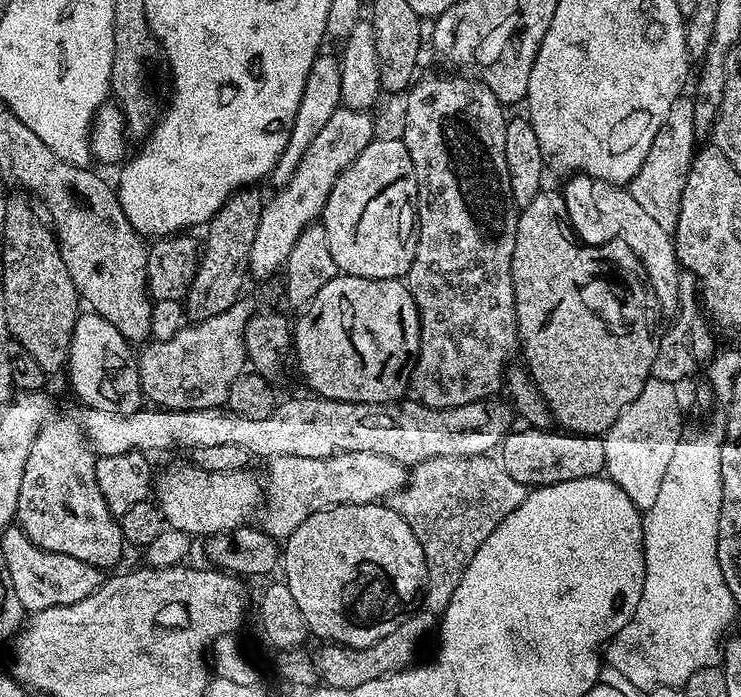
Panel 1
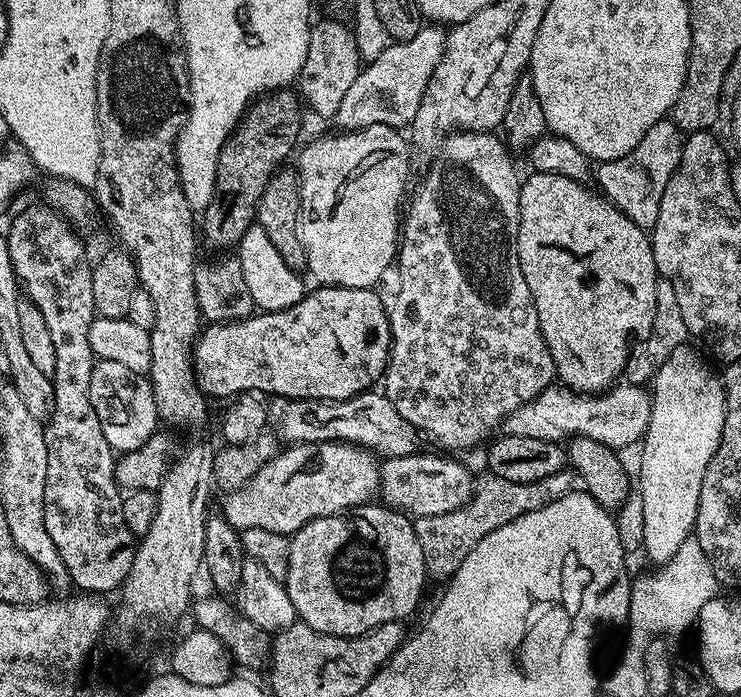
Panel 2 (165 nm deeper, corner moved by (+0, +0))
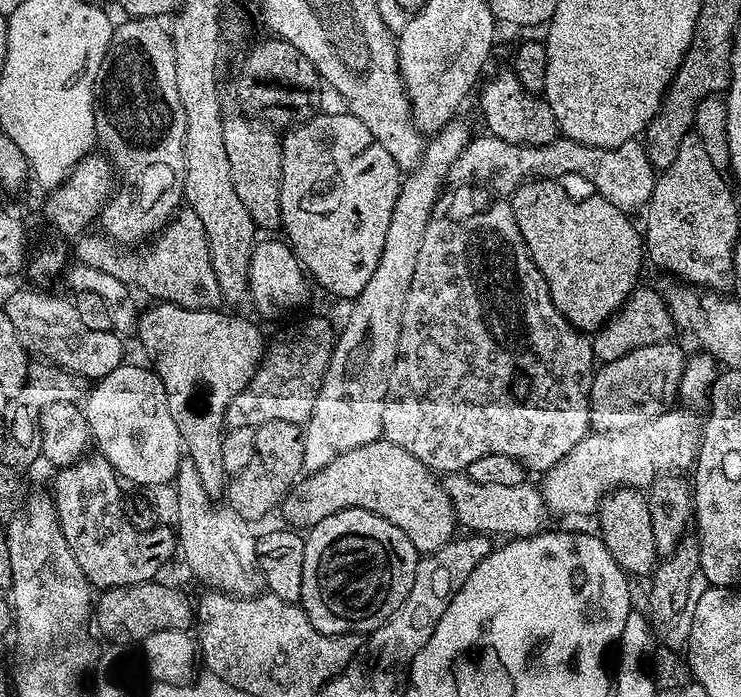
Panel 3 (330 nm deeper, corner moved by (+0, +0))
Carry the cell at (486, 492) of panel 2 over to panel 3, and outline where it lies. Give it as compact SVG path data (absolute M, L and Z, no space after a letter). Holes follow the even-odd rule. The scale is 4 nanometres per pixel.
M673 406L654 422L625 432L593 431L562 462L543 473L538 487L549 513L556 516L588 516L597 511L604 497L617 488L651 489L660 477L683 474L696 463L702 424L686 406Z

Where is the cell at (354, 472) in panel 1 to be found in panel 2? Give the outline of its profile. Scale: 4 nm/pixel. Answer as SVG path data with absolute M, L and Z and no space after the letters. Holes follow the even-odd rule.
M417 450L409 456L389 456L381 463L378 496L387 507L411 514L413 517L433 516L458 510L471 500L474 487L473 473L468 473L466 465L451 460L448 457L451 455L432 452Z

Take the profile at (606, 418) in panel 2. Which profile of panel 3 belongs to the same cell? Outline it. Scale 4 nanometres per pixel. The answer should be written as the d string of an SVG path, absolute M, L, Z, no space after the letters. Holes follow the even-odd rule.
M669 342L642 346L622 354L614 362L600 364L588 395L592 428L597 432L625 432L654 422L677 399L685 359L686 352L676 342Z

